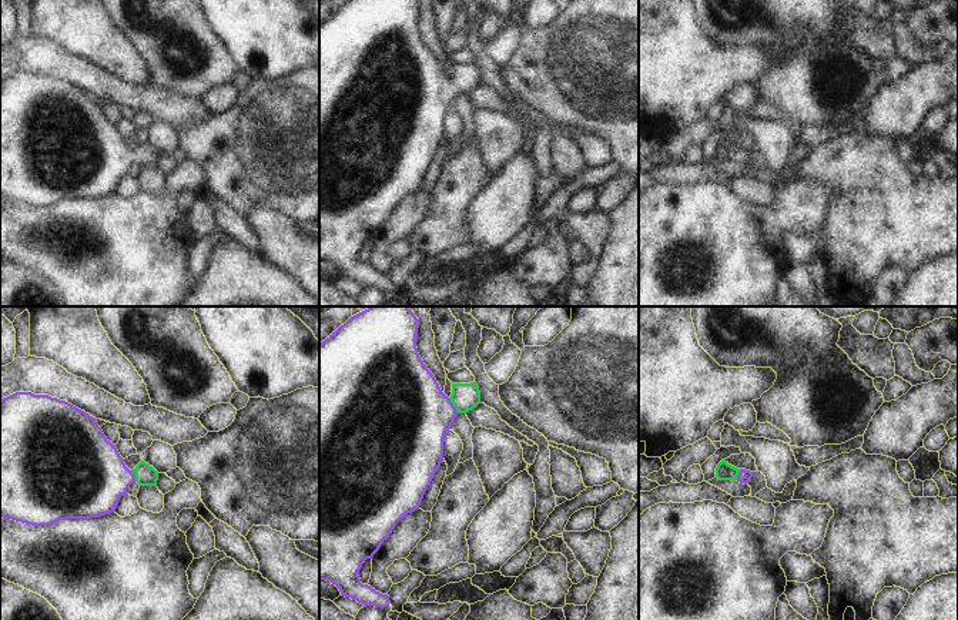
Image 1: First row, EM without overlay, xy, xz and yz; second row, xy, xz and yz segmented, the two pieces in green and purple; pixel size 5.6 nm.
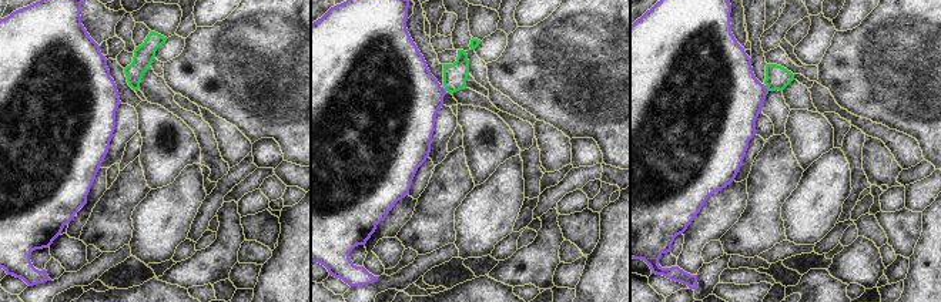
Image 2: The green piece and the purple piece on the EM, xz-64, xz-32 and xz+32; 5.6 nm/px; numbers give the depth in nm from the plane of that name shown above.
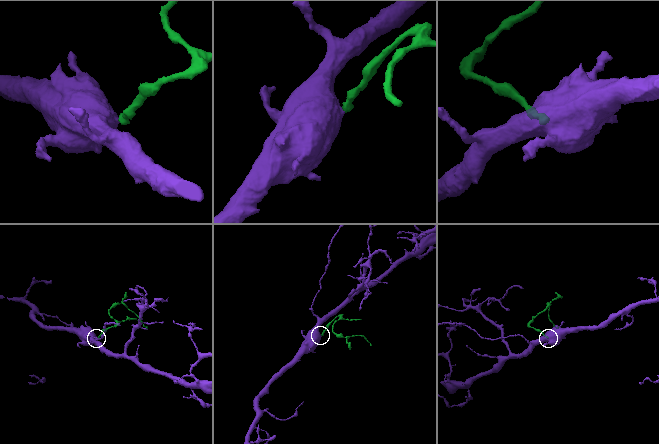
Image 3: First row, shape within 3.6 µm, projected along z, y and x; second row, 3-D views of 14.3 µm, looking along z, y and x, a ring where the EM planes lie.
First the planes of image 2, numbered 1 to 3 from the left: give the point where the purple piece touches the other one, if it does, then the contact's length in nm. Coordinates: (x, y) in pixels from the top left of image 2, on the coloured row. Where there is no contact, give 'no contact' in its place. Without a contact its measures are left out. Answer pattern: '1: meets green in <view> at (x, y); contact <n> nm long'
1: no contact
2: no contact
3: meets green in xz+32 at (767, 89); contact 40 nm long

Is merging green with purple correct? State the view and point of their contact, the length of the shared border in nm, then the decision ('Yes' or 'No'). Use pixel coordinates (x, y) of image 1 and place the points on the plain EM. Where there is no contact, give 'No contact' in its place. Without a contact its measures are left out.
Touches green at xz (454, 86). Shared border 110 nm. Yes.

